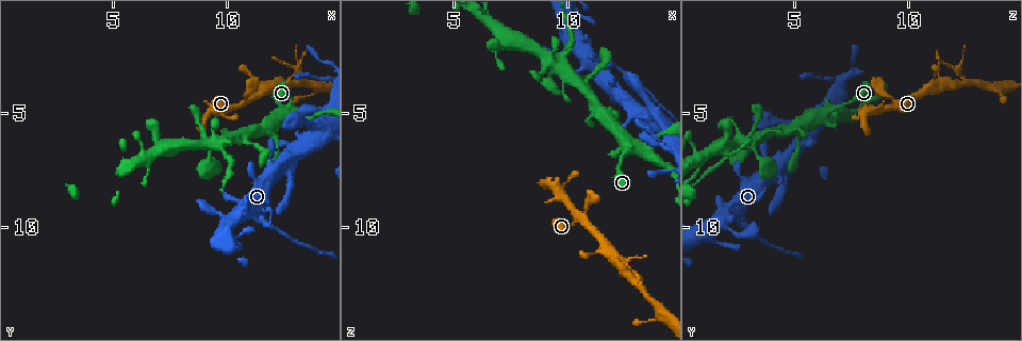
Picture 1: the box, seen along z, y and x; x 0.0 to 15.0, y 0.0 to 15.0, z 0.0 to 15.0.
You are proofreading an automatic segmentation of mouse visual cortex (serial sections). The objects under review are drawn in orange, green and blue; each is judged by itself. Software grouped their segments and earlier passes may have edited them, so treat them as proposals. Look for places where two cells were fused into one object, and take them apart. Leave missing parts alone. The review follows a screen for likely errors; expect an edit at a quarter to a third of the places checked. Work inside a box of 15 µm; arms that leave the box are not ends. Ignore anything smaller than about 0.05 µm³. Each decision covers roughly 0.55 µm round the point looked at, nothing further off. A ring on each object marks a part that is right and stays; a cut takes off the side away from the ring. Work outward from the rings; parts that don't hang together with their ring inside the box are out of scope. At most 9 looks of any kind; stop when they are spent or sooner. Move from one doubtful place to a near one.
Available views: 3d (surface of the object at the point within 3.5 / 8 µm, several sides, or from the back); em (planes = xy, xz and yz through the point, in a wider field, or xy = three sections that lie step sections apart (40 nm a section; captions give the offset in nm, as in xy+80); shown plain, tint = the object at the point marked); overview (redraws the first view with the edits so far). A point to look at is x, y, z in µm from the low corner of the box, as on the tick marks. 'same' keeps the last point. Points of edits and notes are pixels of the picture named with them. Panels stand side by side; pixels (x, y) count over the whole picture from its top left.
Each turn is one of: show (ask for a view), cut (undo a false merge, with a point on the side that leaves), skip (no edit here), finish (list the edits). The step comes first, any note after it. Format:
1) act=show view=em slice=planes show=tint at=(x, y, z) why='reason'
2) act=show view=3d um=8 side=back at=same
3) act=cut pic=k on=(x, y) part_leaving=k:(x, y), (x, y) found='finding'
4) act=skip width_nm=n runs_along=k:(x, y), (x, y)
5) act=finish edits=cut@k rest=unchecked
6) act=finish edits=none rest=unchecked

act=show view=3d um=3.5 at=(9.7, 6.3, 2.7) why='four or more arms meet'

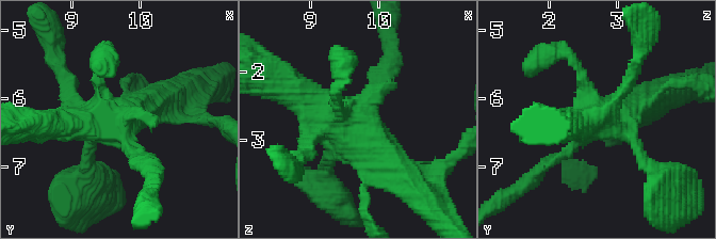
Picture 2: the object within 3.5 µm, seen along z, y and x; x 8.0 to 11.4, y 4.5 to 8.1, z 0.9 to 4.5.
act=show view=em slice=xy step=3 show=tint at=(9.75, 6.25, 2.80) why='need the tissue'

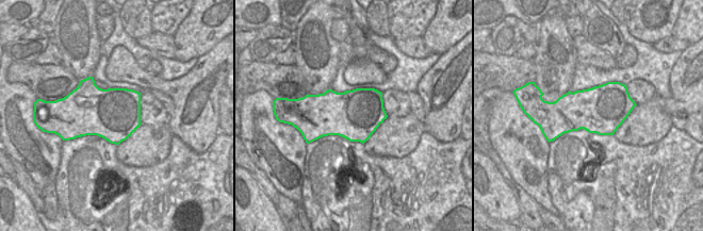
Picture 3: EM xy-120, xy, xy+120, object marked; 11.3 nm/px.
act=cut pic=2 on=(386, 64) found='a second cell is stuck on'

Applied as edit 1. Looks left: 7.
act=show view=3d um=3.5 at=(14.3, 3.4, 6.5) why='sudden change in width'

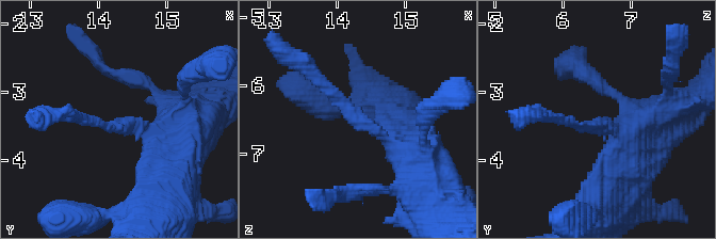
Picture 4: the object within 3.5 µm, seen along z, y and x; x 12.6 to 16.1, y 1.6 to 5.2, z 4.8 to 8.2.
act=show view=em slice=xy step=2 show=tint at=(14.40, 3.50, 6.50) arm_widths_nm=200,500

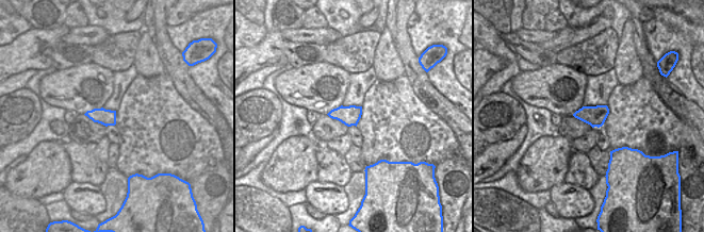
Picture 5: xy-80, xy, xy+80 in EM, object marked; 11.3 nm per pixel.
act=skip runs_along=4:(402, 141), (310, 73) found='one cell here'

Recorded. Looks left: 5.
act=show view=3d um=3.5 at=(10.9, 4.5, 9.7) why='four-way junction'

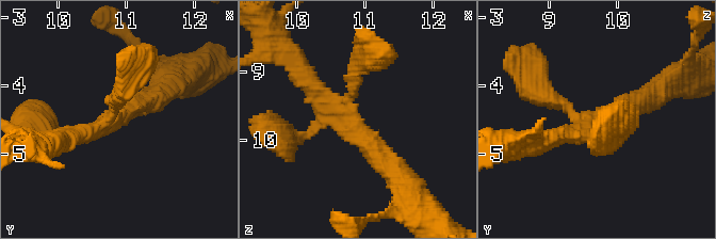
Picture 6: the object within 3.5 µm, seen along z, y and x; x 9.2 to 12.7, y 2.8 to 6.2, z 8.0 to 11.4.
act=show view=em slice=planes show=tint at=(10.75, 4.55, 9.80)

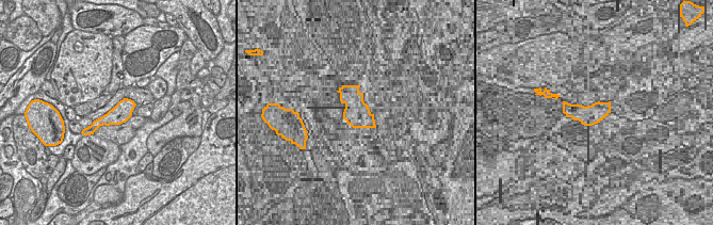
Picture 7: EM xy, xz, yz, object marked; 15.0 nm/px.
act=skip width_nm=300 runs_along=6:(54, 138), (75, 141), (157, 95) found='continuous, no second cell'

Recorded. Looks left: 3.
act=show view=3d um=8 at=(13.1, 3.7, 12.6) why='branch point'

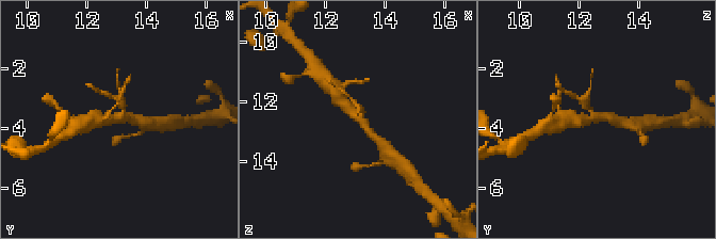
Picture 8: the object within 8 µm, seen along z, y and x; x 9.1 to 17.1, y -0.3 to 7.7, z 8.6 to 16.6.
act=show view=em slice=xy step=3 show=tint at=(13.1, 3.7, 12.5) arms=3 arm_widths_nm=200,250,400

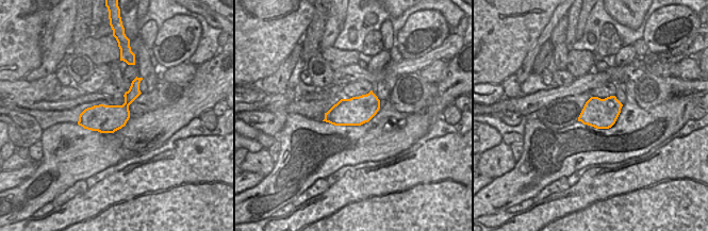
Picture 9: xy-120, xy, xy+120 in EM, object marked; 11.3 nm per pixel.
act=cut pic=8 on=(354, 101) border=9:(127, 92), (130, 102) found='two cells meet here'

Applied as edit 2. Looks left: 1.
act=finish edits=cut@2,cut@8 rest=unchecked

